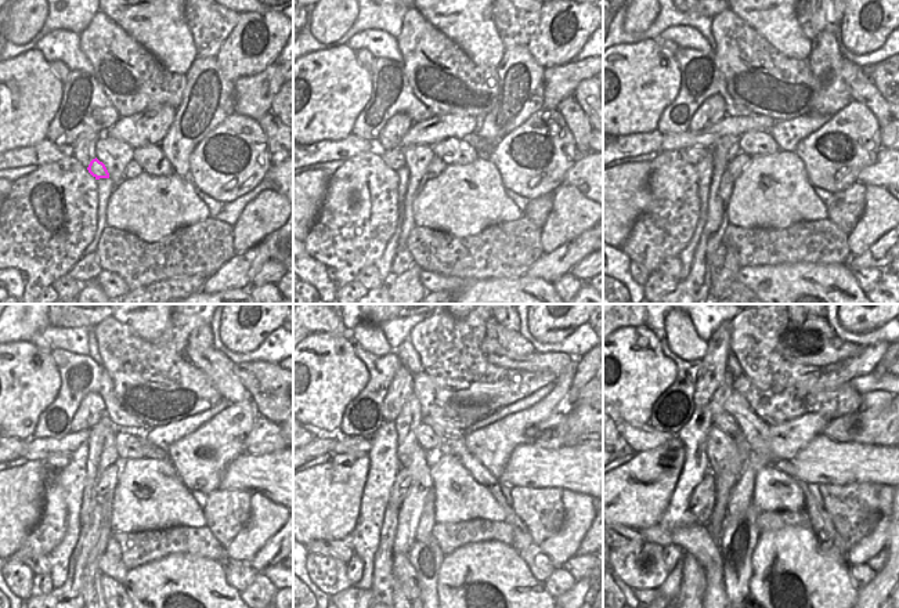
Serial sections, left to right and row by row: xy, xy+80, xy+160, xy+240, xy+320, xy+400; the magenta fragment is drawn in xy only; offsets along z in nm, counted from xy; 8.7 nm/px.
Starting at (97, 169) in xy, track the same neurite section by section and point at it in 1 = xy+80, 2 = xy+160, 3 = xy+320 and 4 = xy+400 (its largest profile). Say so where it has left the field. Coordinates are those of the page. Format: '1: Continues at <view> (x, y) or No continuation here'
1: Continues at xy+80 (394, 159)
2: Continues at xy+160 (693, 155)
3: Continues at xy+320 (346, 444)
4: Continues at xy+400 (643, 438)

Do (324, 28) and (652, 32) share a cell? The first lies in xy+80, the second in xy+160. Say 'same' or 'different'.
different

